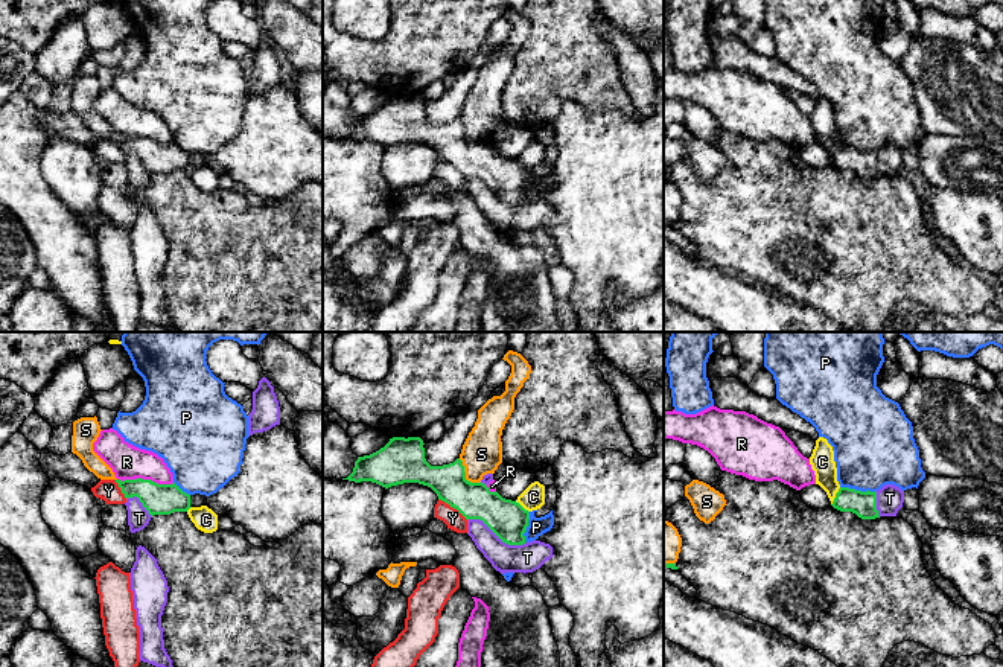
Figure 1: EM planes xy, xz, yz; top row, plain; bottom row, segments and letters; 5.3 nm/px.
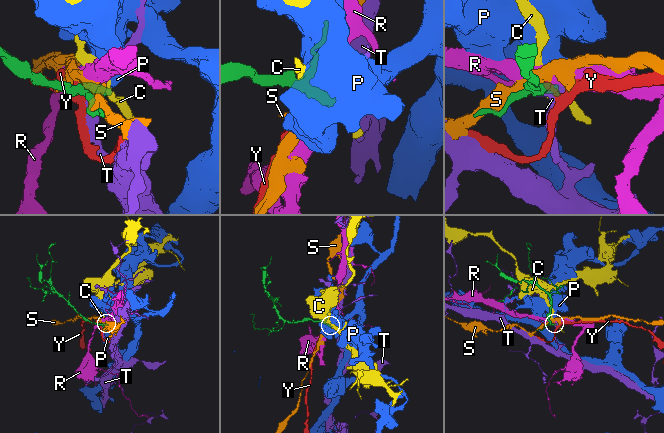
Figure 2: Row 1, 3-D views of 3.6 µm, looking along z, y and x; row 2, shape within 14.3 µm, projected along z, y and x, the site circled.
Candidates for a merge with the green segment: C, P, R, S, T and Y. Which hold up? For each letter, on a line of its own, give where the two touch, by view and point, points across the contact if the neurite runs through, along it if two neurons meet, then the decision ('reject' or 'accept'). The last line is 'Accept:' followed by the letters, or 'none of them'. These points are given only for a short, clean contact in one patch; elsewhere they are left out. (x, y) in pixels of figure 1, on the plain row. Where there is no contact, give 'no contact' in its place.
C: yz (836, 156) | along yz (840, 146), (831, 163) | reject
P: yz (859, 149) | along yz (840, 145), (875, 151) | reject
R: xy (145, 139) | along xy (117, 137), (172, 142) | reject
S: xz (464, 134) | reject
T: xz (496, 194) | along xz (468, 178), (481, 178), (509, 203), (524, 203) | reject
Y: xz (454, 166) | along xz (439, 157), (455, 166), (468, 178) | reject
Accept: none of them

